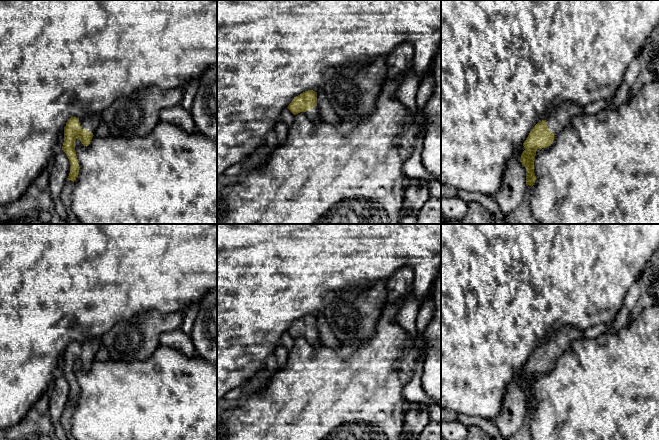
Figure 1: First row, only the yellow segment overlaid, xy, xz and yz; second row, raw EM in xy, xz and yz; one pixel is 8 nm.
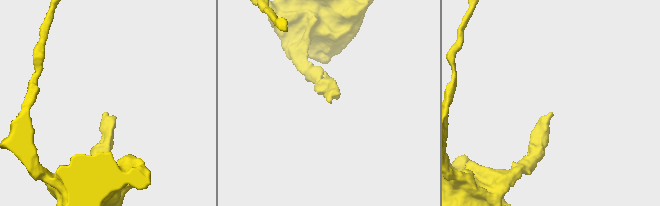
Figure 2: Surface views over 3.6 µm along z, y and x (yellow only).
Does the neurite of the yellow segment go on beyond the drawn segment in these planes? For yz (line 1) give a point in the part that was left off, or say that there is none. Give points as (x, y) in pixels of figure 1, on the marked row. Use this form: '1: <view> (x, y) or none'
1: yz (562, 115)

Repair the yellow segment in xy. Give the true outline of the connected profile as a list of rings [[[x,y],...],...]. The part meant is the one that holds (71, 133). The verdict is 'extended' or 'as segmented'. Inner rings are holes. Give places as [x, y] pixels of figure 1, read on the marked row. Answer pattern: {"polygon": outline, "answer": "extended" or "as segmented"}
{"polygon": [[[100,114],[87,115],[83,119],[83,126],[80,126],[79,118],[71,117],[64,127],[64,143],[62,150],[66,153],[70,162],[70,173],[67,179],[75,181],[79,174],[79,161],[75,151],[75,141],[80,139],[84,146],[88,146],[93,138],[93,132],[101,121]]], "answer": "extended"}

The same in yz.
{"polygon": [[[566,101],[533,127],[523,143],[525,150],[520,159],[526,168],[526,186],[533,186],[536,181],[534,173],[536,150],[549,147],[554,141],[554,135],[568,126],[573,117],[582,114],[584,114],[584,106]]], "answer": "extended"}

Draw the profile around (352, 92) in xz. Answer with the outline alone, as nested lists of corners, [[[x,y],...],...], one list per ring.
[[[377,57],[365,67],[338,67],[333,76],[324,84],[326,100],[331,104],[342,121],[360,121],[376,109],[376,101],[382,83],[387,78],[386,57]]]

